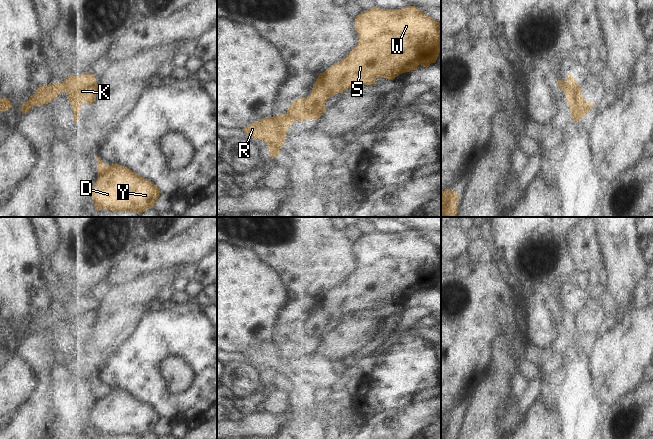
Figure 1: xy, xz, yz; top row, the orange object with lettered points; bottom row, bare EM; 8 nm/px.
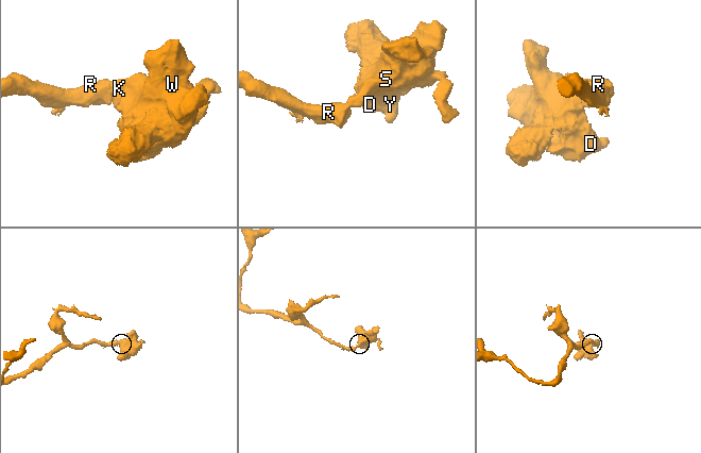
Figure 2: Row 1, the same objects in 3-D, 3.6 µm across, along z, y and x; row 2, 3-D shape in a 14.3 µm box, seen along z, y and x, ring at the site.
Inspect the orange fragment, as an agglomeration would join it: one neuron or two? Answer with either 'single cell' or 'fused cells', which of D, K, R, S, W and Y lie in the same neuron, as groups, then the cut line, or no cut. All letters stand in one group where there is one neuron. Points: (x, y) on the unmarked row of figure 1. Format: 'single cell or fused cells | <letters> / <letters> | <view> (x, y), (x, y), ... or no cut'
fused cells | D K S W Y / R | xy (63, 306), (65, 314)

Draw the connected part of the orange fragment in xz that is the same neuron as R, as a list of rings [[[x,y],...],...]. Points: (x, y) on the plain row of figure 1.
[[[280,338],[250,347],[242,354],[254,363],[264,364],[268,369],[269,381],[277,381],[293,345],[287,338]]]

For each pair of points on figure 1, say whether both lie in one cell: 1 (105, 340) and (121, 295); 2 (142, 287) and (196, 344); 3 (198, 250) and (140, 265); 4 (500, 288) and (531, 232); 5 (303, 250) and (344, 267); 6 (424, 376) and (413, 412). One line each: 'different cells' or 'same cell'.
1: same cell
2: different cells
3: same cell
4: different cells
5: same cell
6: different cells

